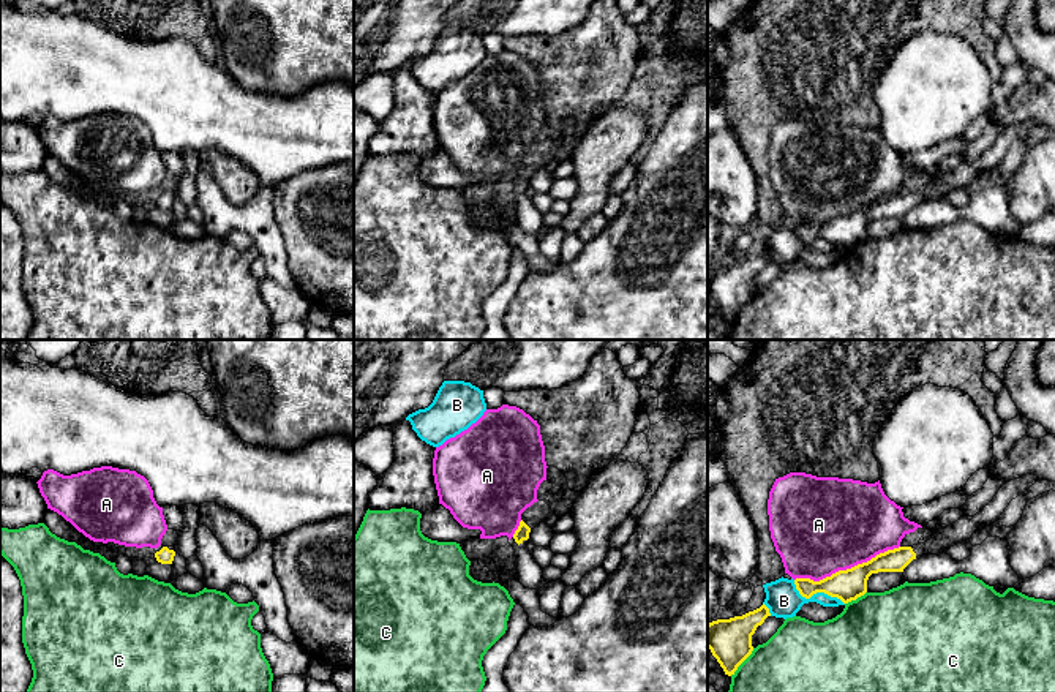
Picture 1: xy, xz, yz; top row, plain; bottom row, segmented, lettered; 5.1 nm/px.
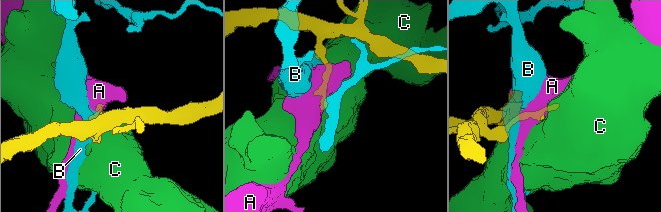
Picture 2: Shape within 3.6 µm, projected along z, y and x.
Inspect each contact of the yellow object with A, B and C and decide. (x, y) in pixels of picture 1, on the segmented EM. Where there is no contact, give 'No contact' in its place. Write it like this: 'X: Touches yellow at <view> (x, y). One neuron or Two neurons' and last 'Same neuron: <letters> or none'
A: Touches yellow at yz (847, 569). Two neurons
B: Touches yellow at yz (815, 593). Two neurons
C: Touches yellow at yz (743, 661). Two neurons
Same neuron: none

